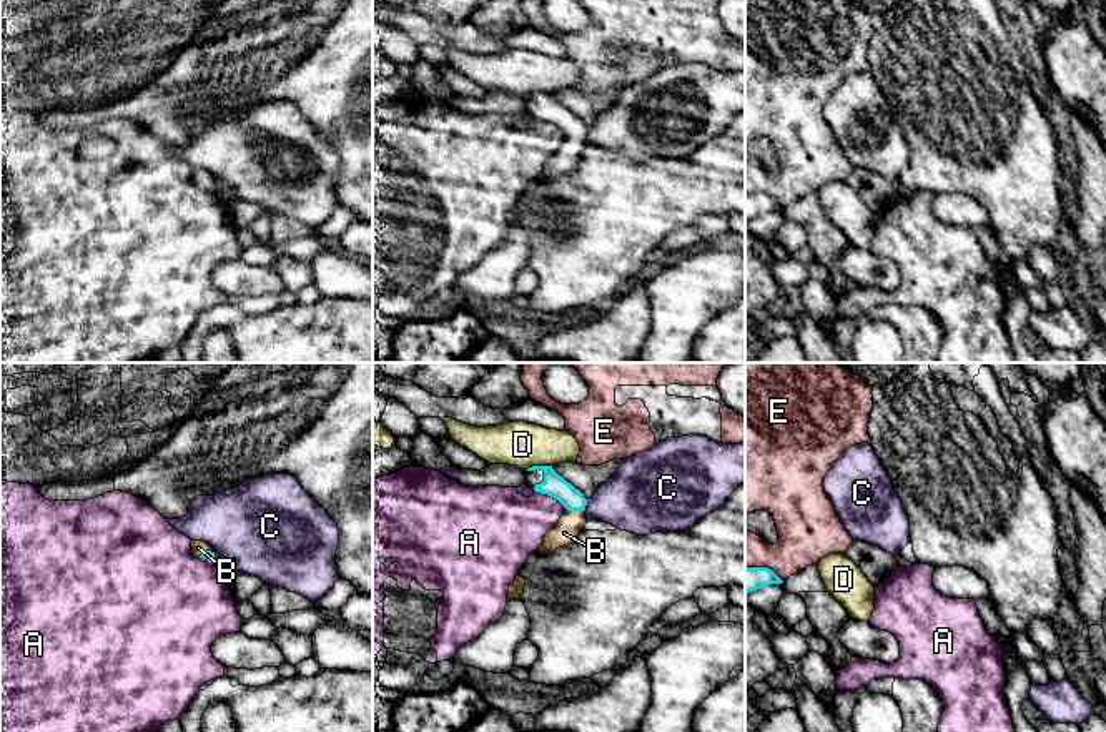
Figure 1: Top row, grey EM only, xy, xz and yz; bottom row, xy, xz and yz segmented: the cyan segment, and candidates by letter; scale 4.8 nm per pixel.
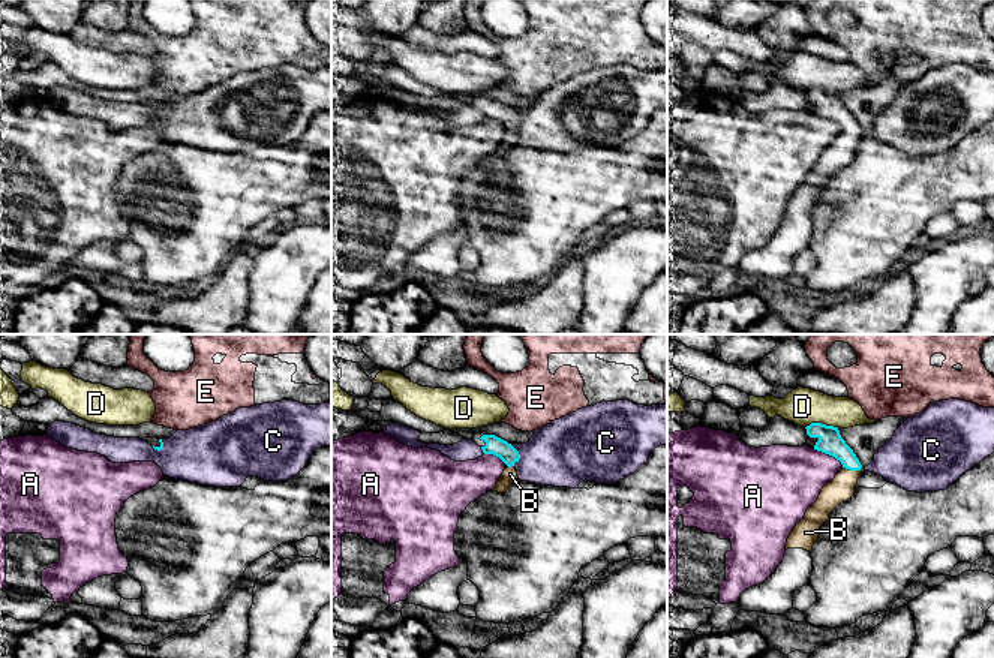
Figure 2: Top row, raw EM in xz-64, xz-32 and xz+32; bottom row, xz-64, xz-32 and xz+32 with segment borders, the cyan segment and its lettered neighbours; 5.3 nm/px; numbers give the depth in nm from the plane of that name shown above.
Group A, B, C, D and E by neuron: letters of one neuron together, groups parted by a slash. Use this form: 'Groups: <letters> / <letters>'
Groups: A / B / C / D / E

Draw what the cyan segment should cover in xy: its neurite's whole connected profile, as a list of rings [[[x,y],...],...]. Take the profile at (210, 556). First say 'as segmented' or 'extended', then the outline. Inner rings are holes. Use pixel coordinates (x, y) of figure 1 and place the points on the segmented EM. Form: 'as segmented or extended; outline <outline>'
extended; outline [[[191,541],[191,556],[203,562],[216,562],[220,554],[205,541]]]

